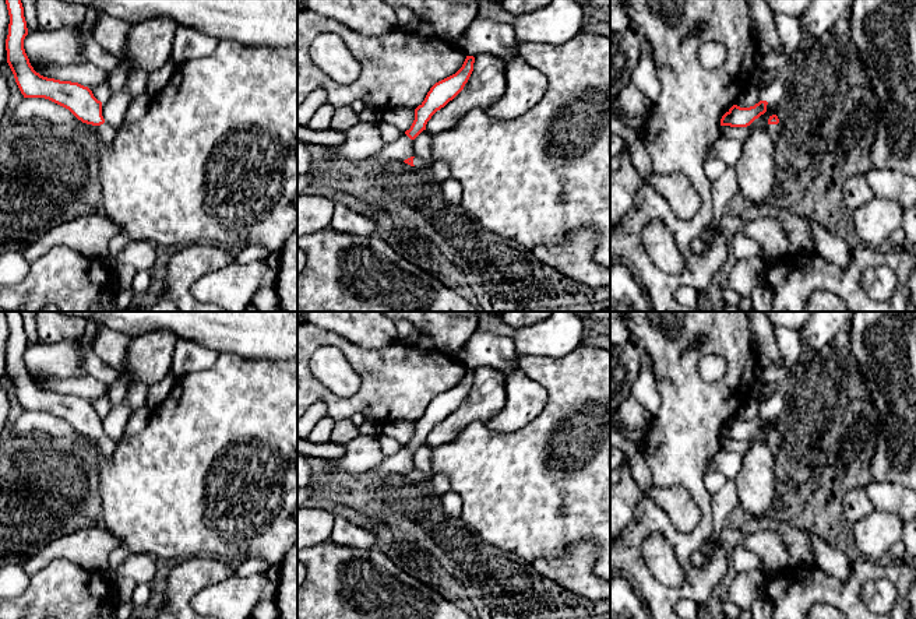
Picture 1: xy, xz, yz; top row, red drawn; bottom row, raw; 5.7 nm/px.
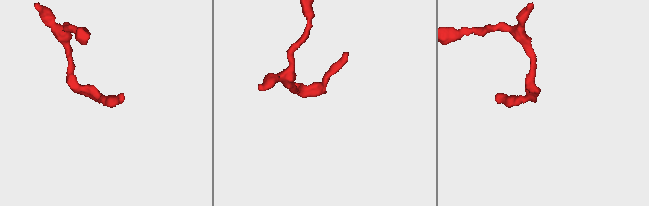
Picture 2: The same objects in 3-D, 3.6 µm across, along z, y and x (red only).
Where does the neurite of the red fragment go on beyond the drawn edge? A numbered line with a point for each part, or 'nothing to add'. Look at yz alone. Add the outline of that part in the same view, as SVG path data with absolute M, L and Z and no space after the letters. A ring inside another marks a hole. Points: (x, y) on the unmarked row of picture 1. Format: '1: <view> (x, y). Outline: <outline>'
1: yz (772, 445). Outline: M768 437L768 449L771 450L772 456L776 454L778 446L779 446L779 439L778 437Z

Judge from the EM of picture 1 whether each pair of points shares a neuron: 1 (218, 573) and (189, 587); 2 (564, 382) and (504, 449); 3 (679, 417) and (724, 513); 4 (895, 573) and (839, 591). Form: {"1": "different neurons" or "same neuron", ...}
{"1": "same neuron", "2": "same neuron", "3": "different neurons", "4": "same neuron"}

